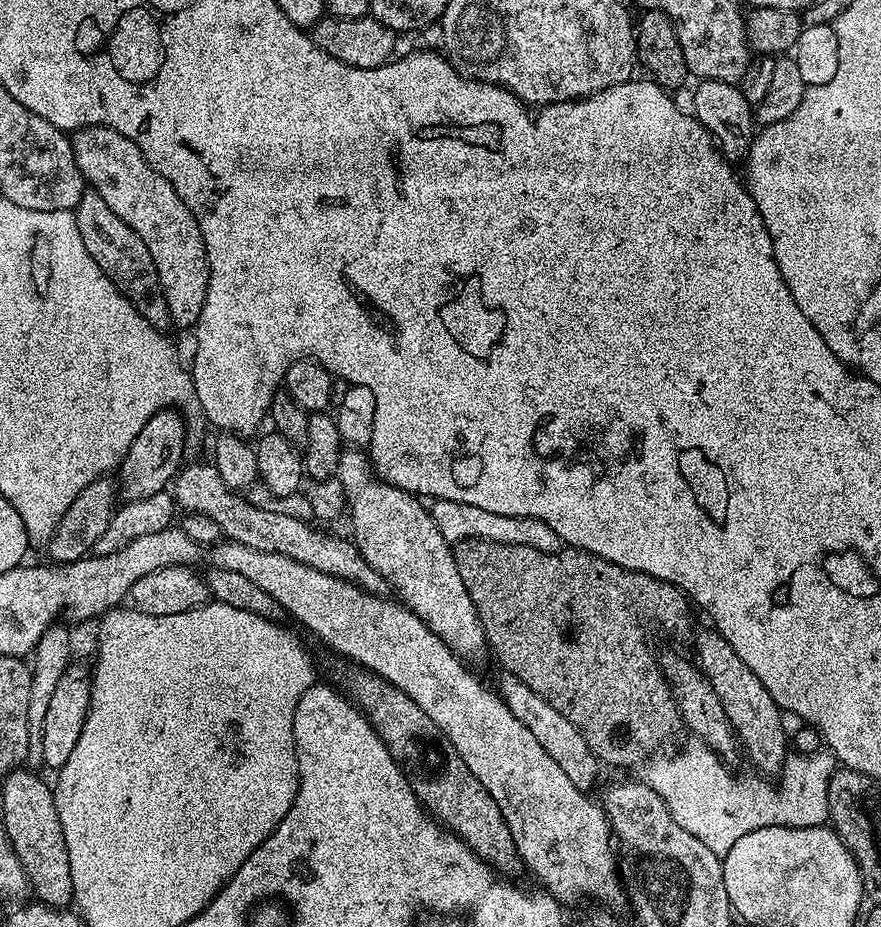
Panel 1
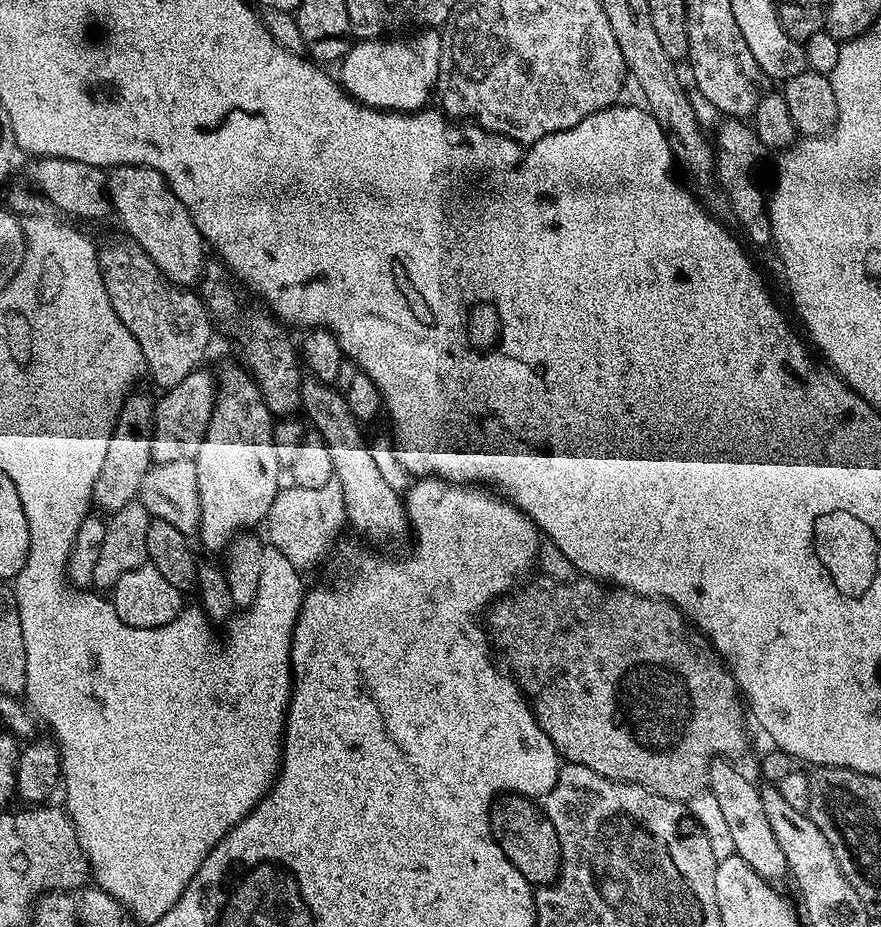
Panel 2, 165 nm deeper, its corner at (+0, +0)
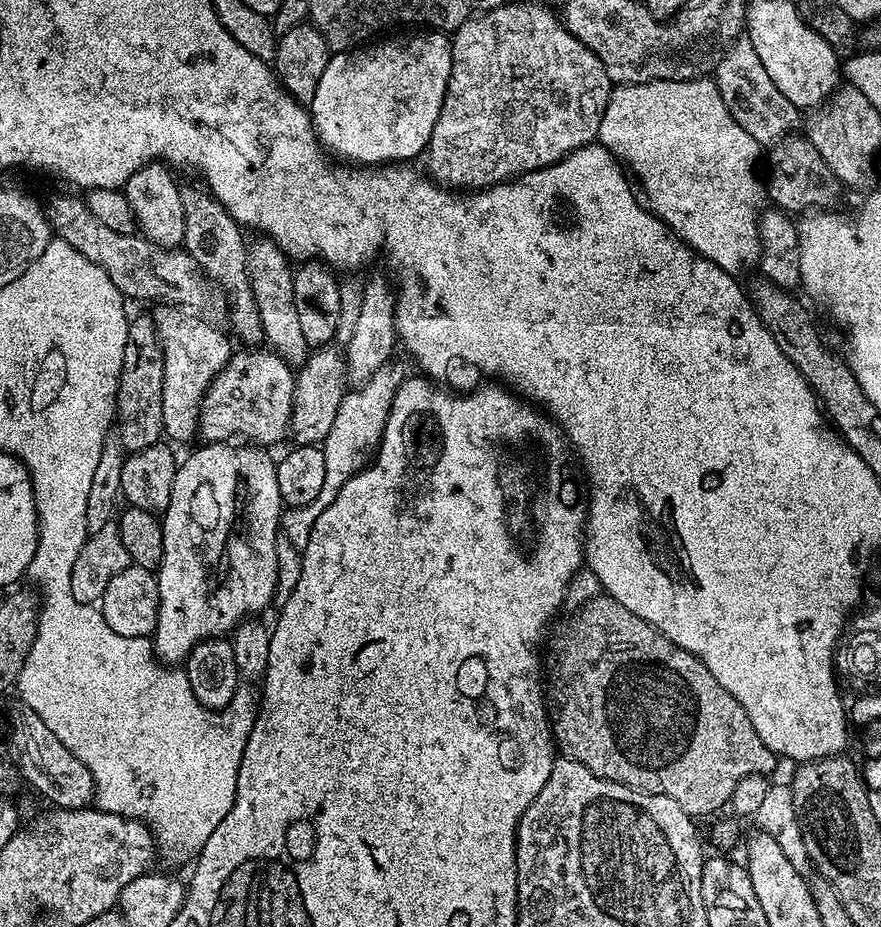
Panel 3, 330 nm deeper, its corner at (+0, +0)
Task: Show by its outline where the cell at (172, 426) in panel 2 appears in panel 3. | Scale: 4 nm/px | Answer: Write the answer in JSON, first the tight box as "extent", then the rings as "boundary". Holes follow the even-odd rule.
{"extent":[199,351,296,446],"boundary":[[[233,351],[228,364],[204,392],[204,401],[200,407],[199,439],[209,444],[218,444],[239,438],[260,446],[273,446],[283,436],[285,439],[289,435],[295,385],[296,372],[293,365],[287,364],[276,352]]]}

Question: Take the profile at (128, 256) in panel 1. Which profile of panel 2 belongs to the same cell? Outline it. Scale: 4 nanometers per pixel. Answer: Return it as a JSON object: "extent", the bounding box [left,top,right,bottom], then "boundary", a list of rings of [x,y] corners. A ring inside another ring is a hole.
{"extent":[99,238,214,390],"boundary":[[[121,238],[99,249],[100,273],[110,294],[114,314],[134,334],[142,346],[142,358],[147,375],[152,375],[160,390],[178,386],[186,374],[197,371],[208,352],[208,343],[214,337],[214,325],[208,307],[195,291],[173,284],[154,266],[152,259],[138,246],[138,242]]]}

